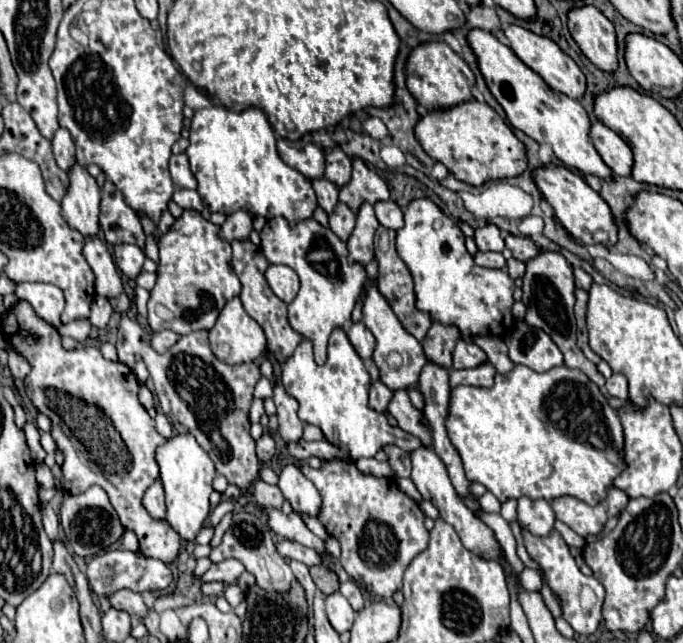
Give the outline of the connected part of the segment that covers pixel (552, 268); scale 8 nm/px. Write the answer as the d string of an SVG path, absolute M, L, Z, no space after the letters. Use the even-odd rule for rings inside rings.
M540 251L534 259L530 259L526 263L526 275L524 275L524 287L522 289L524 289L522 301L528 307L524 321L530 327L542 329L544 333L548 333L552 337L552 341L558 345L558 349L564 355L566 367L582 371L590 381L594 381L600 387L602 393L606 393L606 389L604 389L606 379L596 369L596 365L584 357L582 349L576 343L576 317L574 317L576 285L574 285L574 273L572 273L572 267L568 265L568 261L556 251Z

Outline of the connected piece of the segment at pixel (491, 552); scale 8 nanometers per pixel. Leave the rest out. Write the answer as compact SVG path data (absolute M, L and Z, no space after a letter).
M418 447L418 449L410 451L408 455L410 455L410 461L412 461L412 475L410 475L410 479L418 487L420 495L424 499L432 501L438 507L440 517L456 529L456 533L460 535L464 547L474 551L474 553L478 553L478 555L482 555L482 557L486 557L486 559L500 561L500 543L496 541L494 533L464 505L460 495L454 491L454 487L450 483L450 477L446 475L446 467L444 467L442 459L432 449L428 449L428 447Z

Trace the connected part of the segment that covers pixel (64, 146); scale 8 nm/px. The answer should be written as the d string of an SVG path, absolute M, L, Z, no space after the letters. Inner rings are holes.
M58 129L54 139L52 139L52 149L54 149L54 159L60 169L66 173L74 167L76 157L74 157L74 141L66 129Z

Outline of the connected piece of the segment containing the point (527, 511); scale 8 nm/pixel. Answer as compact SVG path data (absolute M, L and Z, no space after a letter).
M518 499L518 523L522 529L530 531L532 535L546 537L554 529L554 511L548 501L538 499Z

